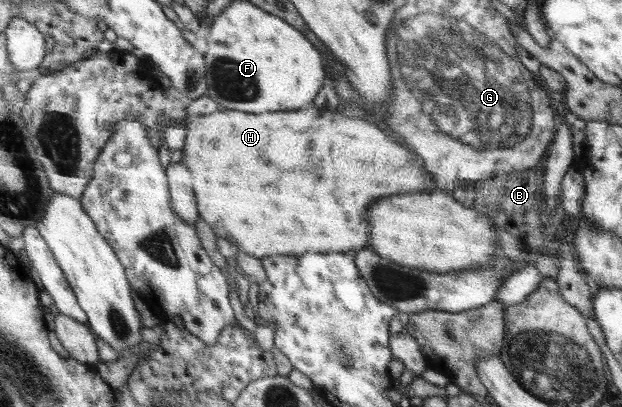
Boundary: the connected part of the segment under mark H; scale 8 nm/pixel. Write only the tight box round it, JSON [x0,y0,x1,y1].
[182,108,436,259]

